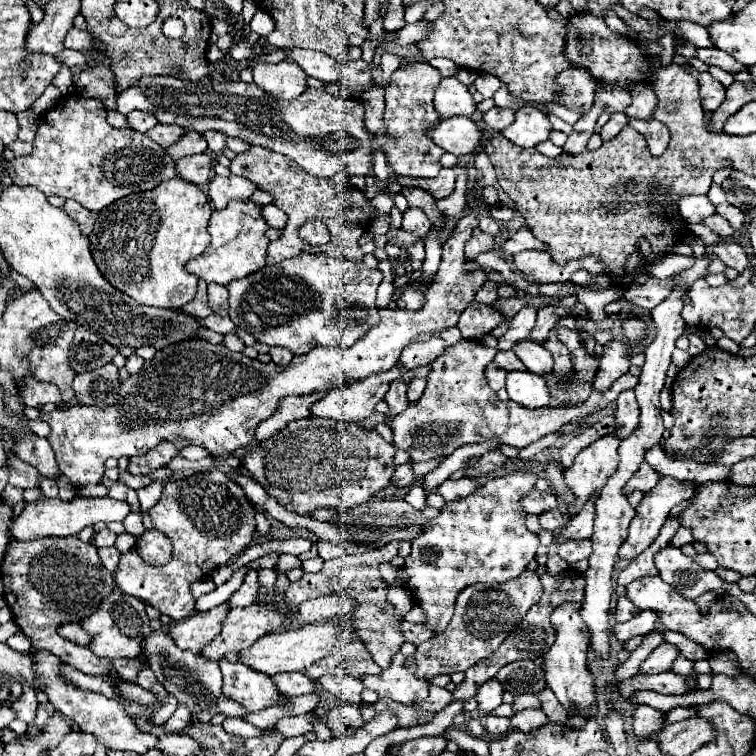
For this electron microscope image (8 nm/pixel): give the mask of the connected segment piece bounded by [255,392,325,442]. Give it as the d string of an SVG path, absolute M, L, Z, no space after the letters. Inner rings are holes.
M313 392L313 394L307 394L307 396L287 396L287 398L283 398L281 404L277 406L277 412L269 420L263 420L257 426L255 440L257 442L267 440L269 436L275 436L277 432L281 432L281 428L285 428L285 424L299 420L299 418L309 418L309 408L317 400L321 400L323 396L325 396L325 392Z

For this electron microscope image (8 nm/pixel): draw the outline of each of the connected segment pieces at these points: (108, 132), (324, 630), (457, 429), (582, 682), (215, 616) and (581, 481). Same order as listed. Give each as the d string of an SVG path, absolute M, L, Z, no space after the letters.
M69 94L69 96L63 96L55 104L55 108L51 108L41 116L37 134L33 140L33 152L29 156L15 158L9 166L9 176L15 186L35 186L45 196L61 196L65 200L73 198L85 208L89 208L91 212L101 212L105 206L113 204L123 196L151 190L159 182L175 178L177 172L175 172L175 162L169 158L165 148L149 140L145 134L137 130L113 128L107 122L107 108L103 100L87 98L81 94Z
M327 620L321 624L305 624L297 630L271 632L269 636L263 636L251 648L241 652L241 662L263 674L305 672L311 664L329 656L329 652L333 652L337 644L349 644L349 640L353 640L353 632L347 632L337 620Z
M461 340L459 344L447 348L439 358L431 362L431 372L427 376L425 392L419 400L410 403L405 412L397 416L383 416L373 412L365 420L357 422L361 430L373 430L379 422L387 422L393 430L393 444L397 448L407 450L413 460L429 460L437 456L449 456L463 444L483 442L483 440L499 440L503 444L511 444L517 448L525 448L531 442L537 442L541 436L549 432L557 432L561 426L581 420L611 402L617 400L621 390L633 388L637 384L637 376L625 374L613 382L609 390L593 390L589 398L581 406L543 406L543 408L525 408L513 400L499 400L497 394L485 382L485 368L493 360L499 350L487 348L475 340Z
M565 602L551 614L551 622L557 628L557 640L551 646L551 650L545 656L545 680L547 686L553 690L557 700L567 710L567 716L583 716L587 720L595 720L597 714L597 700L595 700L595 682L593 674L587 666L587 636L585 636L585 624L579 618L581 604L577 602Z
M227 604L215 606L207 612L195 612L185 620L175 622L167 634L173 638L177 648L199 654L203 646L219 634L225 616L227 616Z
M603 436L595 440L591 446L581 450L571 468L563 472L567 486L577 496L577 504L571 508L573 514L577 514L587 502L587 498L593 492L601 490L609 476L613 476L613 472L617 470L617 444L617 436Z

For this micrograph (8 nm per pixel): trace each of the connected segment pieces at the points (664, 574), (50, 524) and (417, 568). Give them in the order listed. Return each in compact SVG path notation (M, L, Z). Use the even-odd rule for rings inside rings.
M665 546L655 554L655 566L661 578L675 586L685 598L697 598L703 592L715 590L719 596L733 594L727 592L727 582L723 582L715 572L699 568L693 558L685 556L675 546Z
M77 496L71 502L61 502L59 498L41 498L39 502L27 504L25 510L19 514L15 524L9 530L9 538L17 540L31 540L37 536L71 536L79 534L83 528L93 526L97 522L123 522L123 518L131 512L131 506L121 500L113 498L83 498Z
M513 472L501 478L489 478L473 496L467 496L465 500L457 502L447 502L441 508L441 514L437 518L431 518L423 524L421 534L413 540L411 554L405 558L405 590L415 598L419 608L425 612L425 626L433 628L433 634L445 632L453 608L455 608L455 598L457 594L471 584L477 582L491 582L491 584L501 584L505 580L517 578L521 572L527 570L527 564L535 558L539 538L537 534L529 532L525 526L525 512L521 512L521 498L529 494L535 488L537 476L533 472Z

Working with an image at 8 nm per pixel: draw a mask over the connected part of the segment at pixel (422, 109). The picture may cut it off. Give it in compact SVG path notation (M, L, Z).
M413 62L399 66L391 82L385 86L385 124L391 134L391 138L375 136L377 144L387 154L389 164L393 166L395 174L407 174L407 176L437 176L441 166L439 158L443 154L443 148L439 148L427 134L425 128L439 120L439 114L433 108L433 92L439 84L441 76L439 70L435 70L427 62Z

